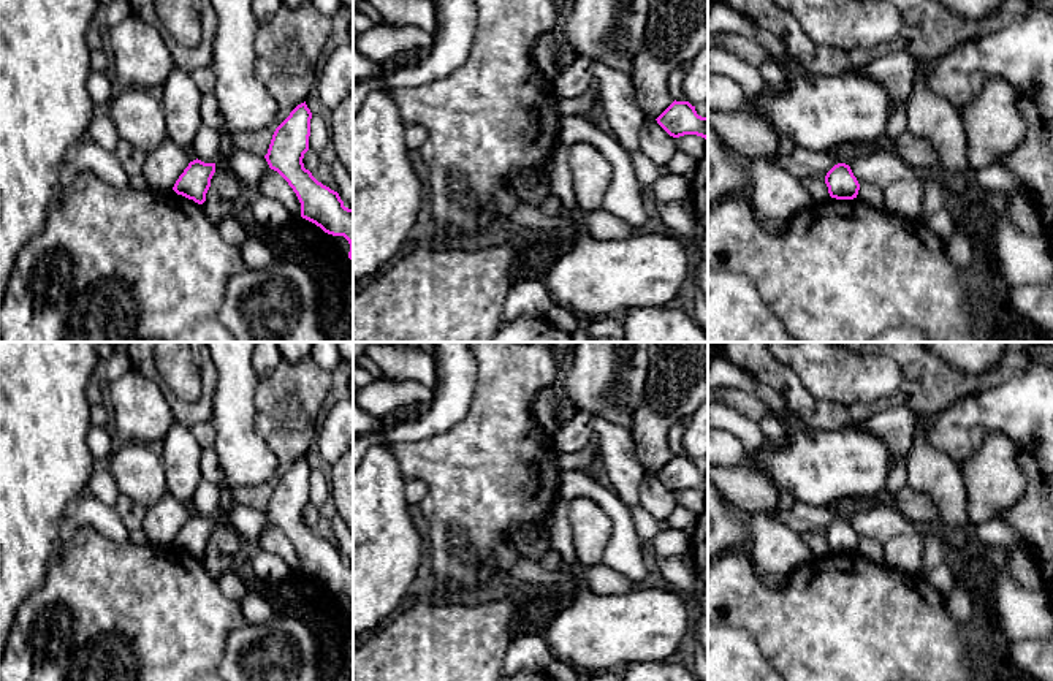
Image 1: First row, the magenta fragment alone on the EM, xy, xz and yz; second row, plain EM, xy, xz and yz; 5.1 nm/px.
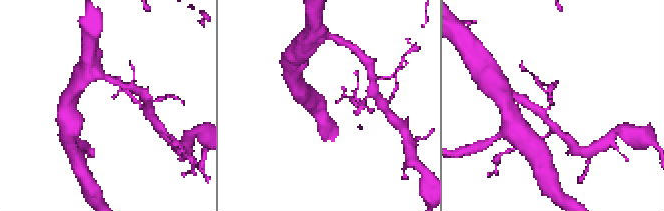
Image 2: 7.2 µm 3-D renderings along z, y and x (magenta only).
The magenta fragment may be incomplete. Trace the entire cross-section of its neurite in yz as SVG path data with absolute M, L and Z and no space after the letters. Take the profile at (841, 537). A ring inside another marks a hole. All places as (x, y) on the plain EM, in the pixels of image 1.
M846 518L834 519L825 531L828 548L836 554L853 554L858 550L860 538Z

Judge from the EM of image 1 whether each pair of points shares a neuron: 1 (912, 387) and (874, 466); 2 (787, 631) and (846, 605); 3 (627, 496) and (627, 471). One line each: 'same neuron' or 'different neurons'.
1: different neurons
2: same neuron
3: same neuron

